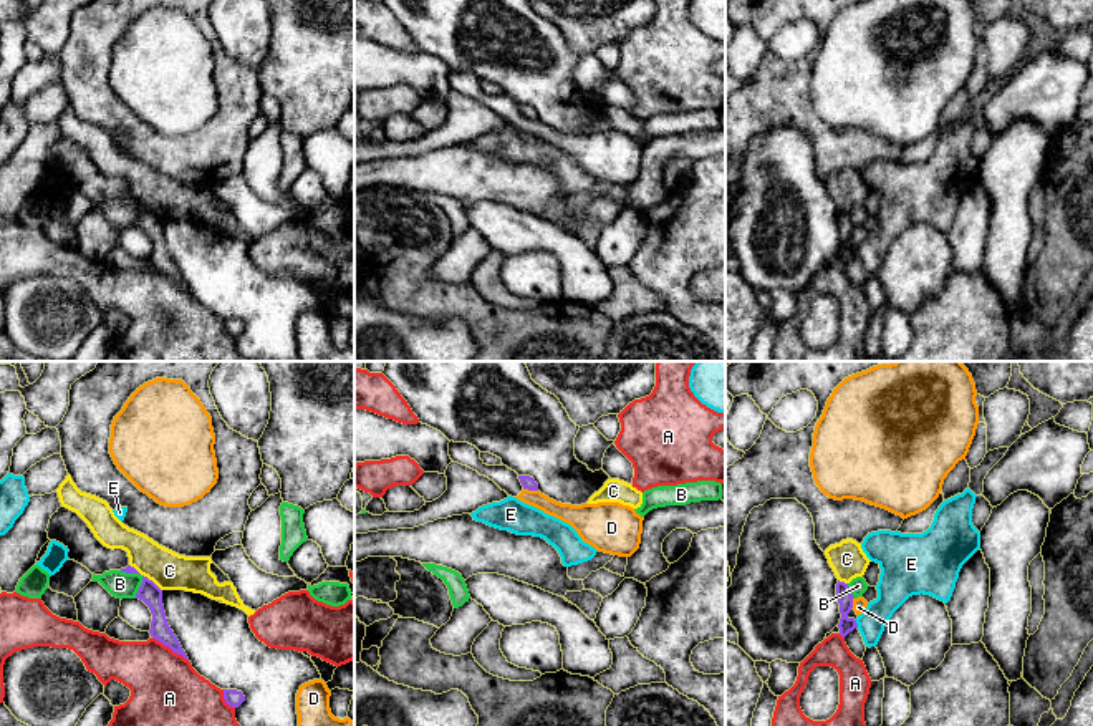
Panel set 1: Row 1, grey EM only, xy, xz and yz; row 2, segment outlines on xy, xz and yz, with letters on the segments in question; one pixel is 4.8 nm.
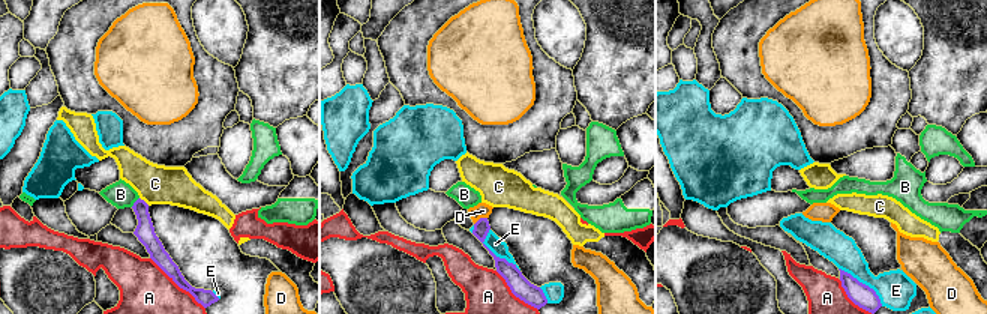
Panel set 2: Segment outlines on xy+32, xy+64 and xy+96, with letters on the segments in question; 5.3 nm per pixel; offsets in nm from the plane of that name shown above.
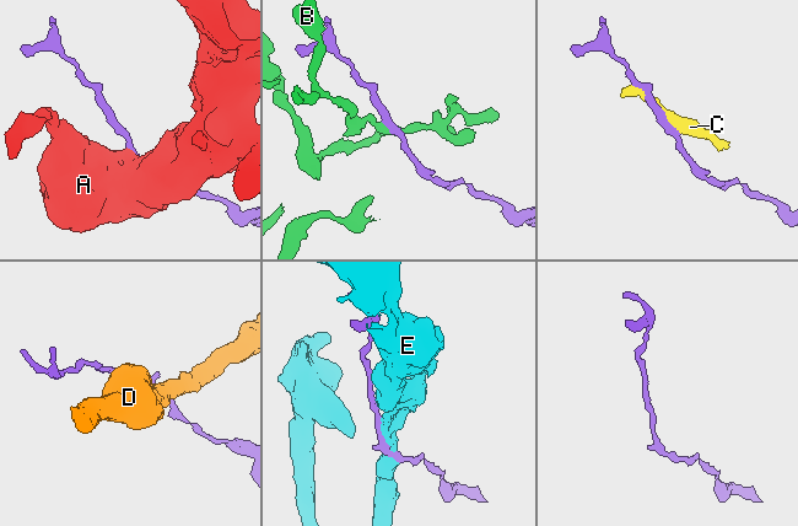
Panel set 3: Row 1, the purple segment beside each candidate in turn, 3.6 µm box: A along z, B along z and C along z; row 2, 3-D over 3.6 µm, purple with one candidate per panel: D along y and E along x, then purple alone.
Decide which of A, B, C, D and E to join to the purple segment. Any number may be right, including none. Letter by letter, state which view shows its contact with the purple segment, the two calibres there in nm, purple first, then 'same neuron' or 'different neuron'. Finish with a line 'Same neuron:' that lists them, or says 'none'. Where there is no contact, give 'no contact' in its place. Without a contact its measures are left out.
A: xy | 100/380 nm | different neuron
B: xy | 100/130 nm | different neuron
C: xy | 100/190 nm | different neuron
D: xz | 70/100 nm | different neuron
E: yz | 80/160 nm | different neuron
Same neuron: none

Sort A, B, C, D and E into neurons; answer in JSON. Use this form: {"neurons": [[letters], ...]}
{"neurons": [["A"], ["B"], ["C"], ["D"], ["E"]]}

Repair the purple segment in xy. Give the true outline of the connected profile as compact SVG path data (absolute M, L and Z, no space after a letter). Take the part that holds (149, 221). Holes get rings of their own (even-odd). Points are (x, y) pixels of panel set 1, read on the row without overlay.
M142 206L142 212L136 222L136 227L142 229L152 242L149 259L151 265L161 270L162 273L169 275L174 282L182 283L185 288L189 288L177 265L174 264L174 260L167 252L162 234L162 219L152 209Z

